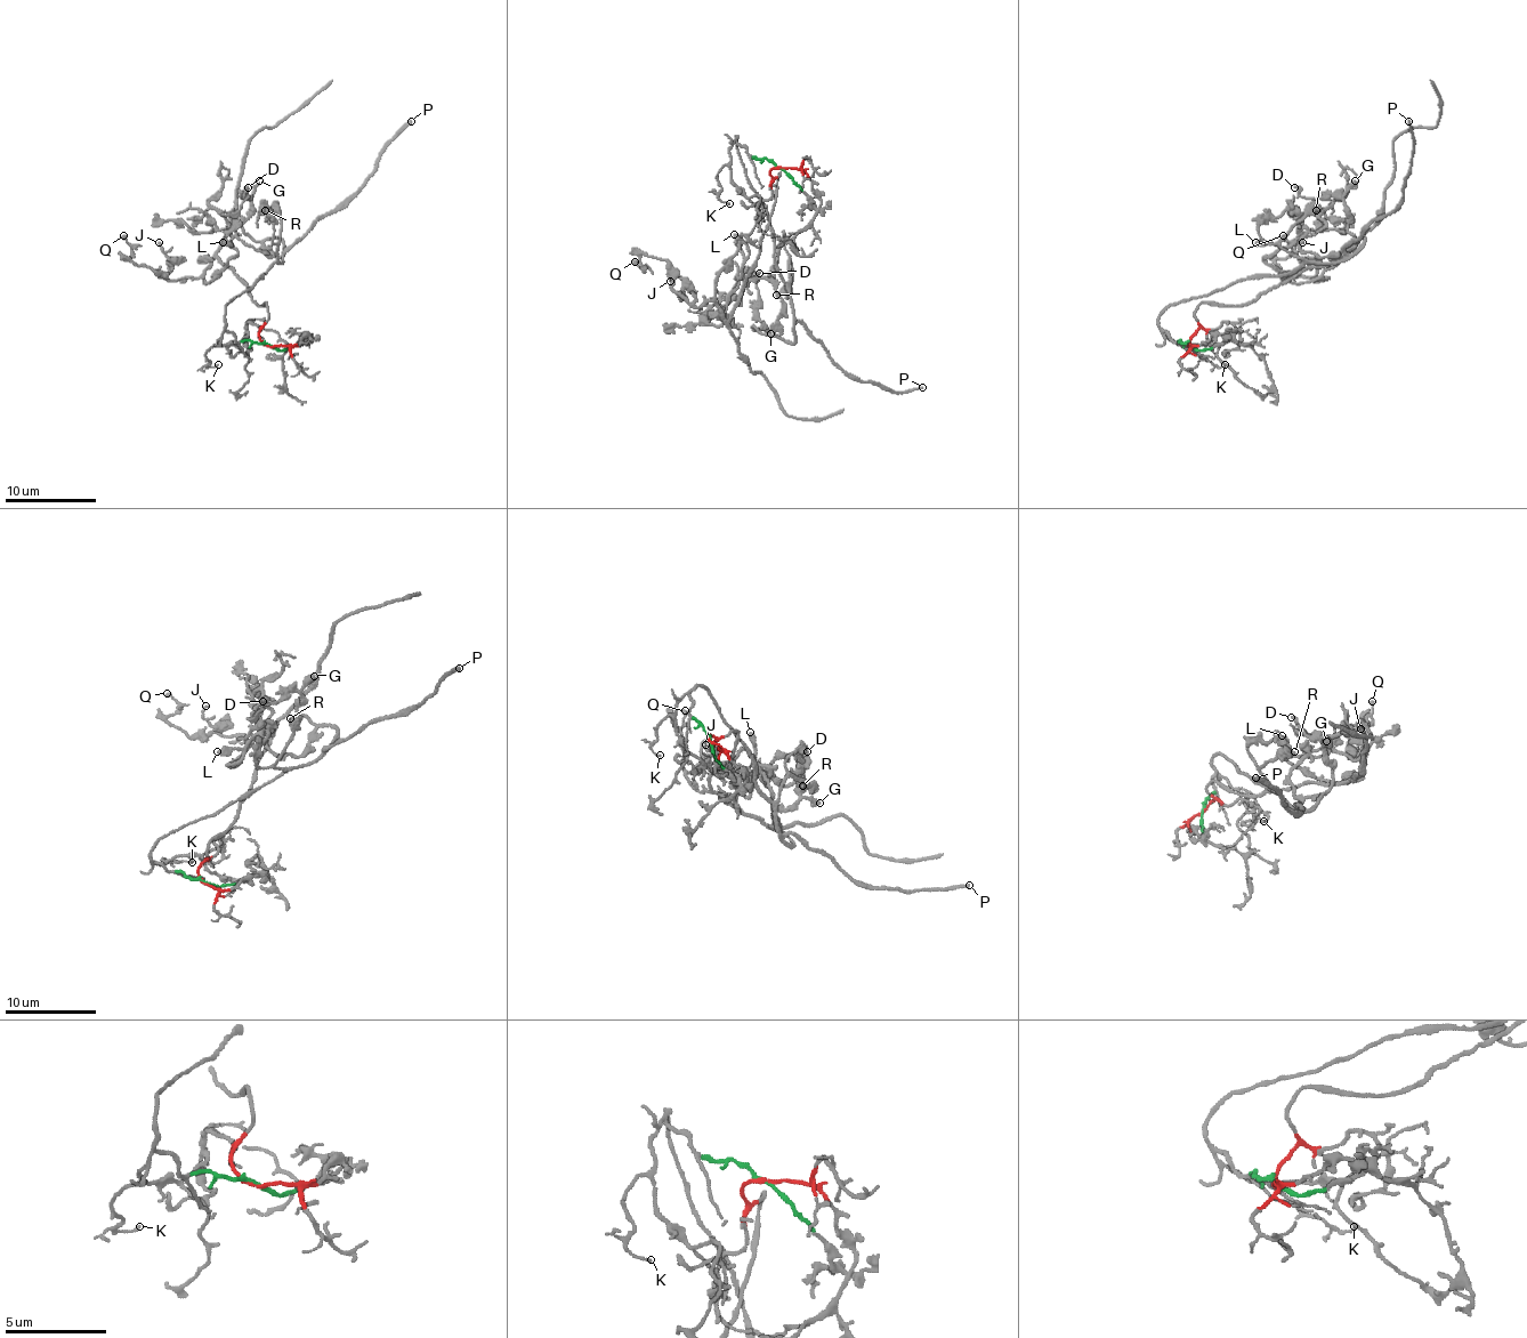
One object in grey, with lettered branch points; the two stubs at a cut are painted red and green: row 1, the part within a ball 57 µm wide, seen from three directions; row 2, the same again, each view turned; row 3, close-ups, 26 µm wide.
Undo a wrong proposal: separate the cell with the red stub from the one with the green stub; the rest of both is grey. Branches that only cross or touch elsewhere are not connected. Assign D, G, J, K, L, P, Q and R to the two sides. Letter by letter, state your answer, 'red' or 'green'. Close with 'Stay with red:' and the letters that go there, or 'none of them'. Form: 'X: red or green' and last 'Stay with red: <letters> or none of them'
D: green
G: green
J: red
K: green
L: red
P: green
Q: red
R: green
Stay with red: J, L, Q

